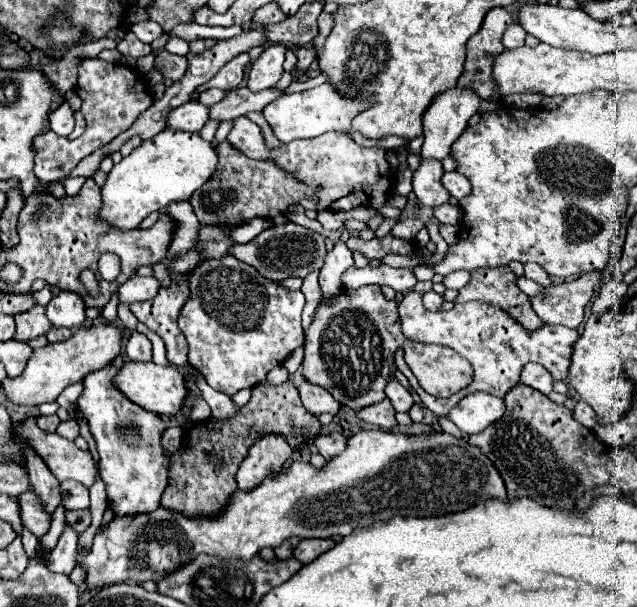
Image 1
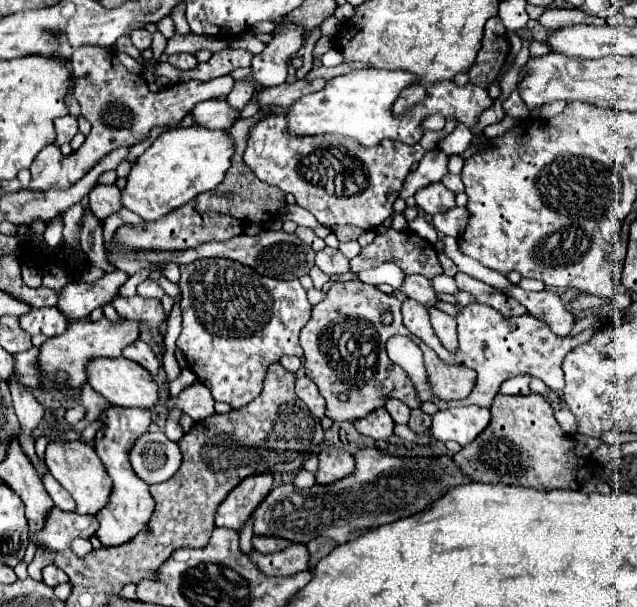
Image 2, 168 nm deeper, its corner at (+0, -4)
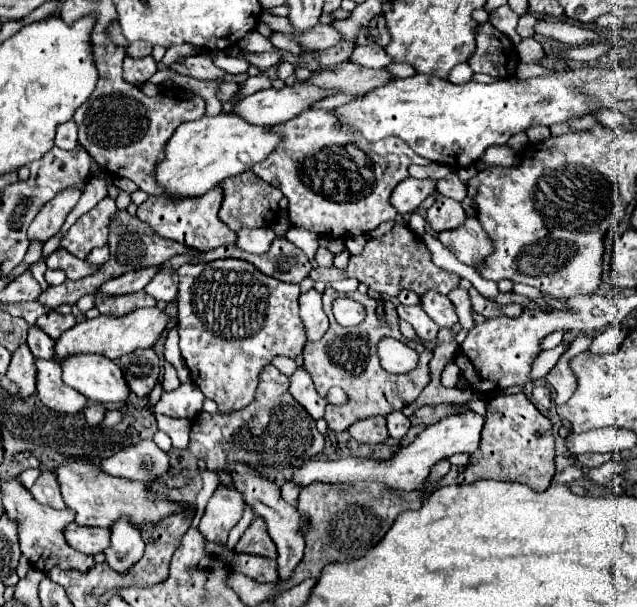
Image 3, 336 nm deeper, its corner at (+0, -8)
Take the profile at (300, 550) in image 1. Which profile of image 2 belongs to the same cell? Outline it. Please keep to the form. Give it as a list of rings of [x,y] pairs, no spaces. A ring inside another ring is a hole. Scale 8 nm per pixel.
[[[292,544],[286,550],[270,554],[270,556],[262,556],[260,552],[252,552],[250,556],[252,560],[256,560],[262,572],[270,576],[290,576],[310,568],[310,552],[306,544]]]

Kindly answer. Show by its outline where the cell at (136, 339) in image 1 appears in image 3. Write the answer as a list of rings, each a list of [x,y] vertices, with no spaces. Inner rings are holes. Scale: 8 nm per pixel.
[[[152,348],[122,356],[120,360],[116,360],[116,364],[124,372],[130,394],[138,398],[148,398],[148,394],[160,380],[160,362]]]

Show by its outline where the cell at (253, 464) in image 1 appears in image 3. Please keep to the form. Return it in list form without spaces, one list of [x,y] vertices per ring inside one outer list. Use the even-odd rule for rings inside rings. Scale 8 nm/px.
[[[220,484],[206,506],[206,512],[198,524],[198,532],[202,532],[208,542],[226,544],[228,532],[238,524],[244,508],[246,502],[238,496],[238,492]]]

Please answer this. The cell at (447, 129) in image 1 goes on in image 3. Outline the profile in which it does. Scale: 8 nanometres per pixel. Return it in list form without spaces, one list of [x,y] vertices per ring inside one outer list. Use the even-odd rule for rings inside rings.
[[[406,178],[402,180],[402,184],[398,184],[398,188],[394,188],[390,204],[396,208],[398,214],[406,216],[412,214],[434,190],[436,190],[436,180]]]

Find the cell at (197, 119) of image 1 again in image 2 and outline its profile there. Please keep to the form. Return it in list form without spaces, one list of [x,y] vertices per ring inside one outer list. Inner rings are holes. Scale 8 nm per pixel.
[[[206,100],[194,106],[190,112],[196,126],[208,128],[208,130],[222,130],[230,128],[232,122],[238,118],[238,112],[234,112],[228,102],[224,100]]]

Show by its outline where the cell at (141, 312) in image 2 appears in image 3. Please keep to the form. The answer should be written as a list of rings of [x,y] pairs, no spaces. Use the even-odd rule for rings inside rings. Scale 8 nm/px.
[[[142,292],[136,294],[122,294],[122,296],[100,296],[96,294],[96,308],[100,310],[100,314],[112,314],[112,316],[124,316],[128,312],[132,312],[134,308],[146,308],[146,306],[156,306],[156,300]]]

